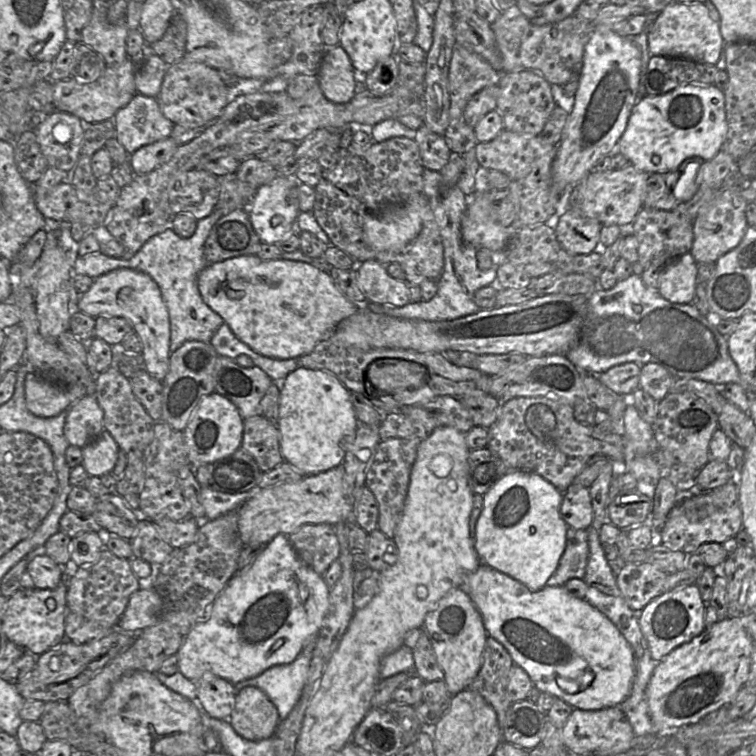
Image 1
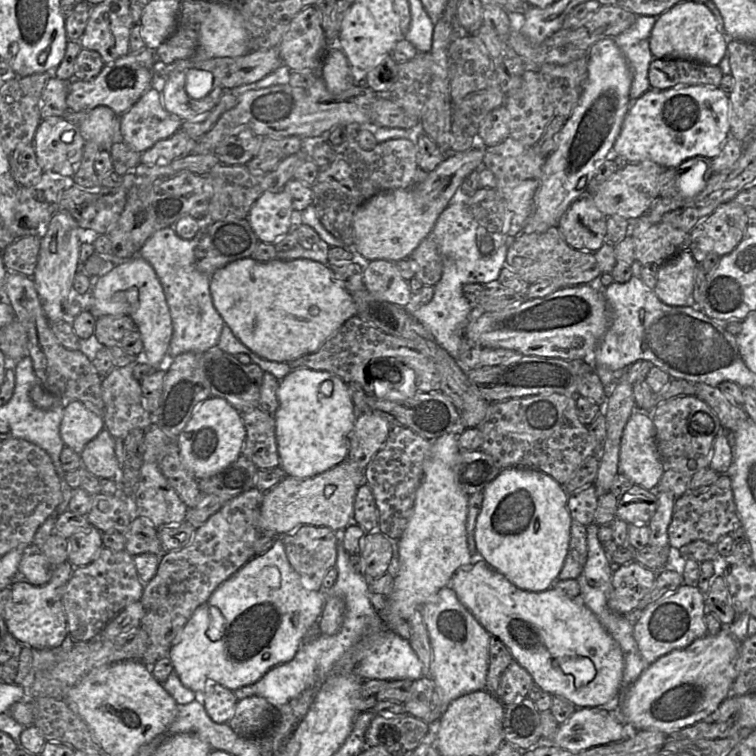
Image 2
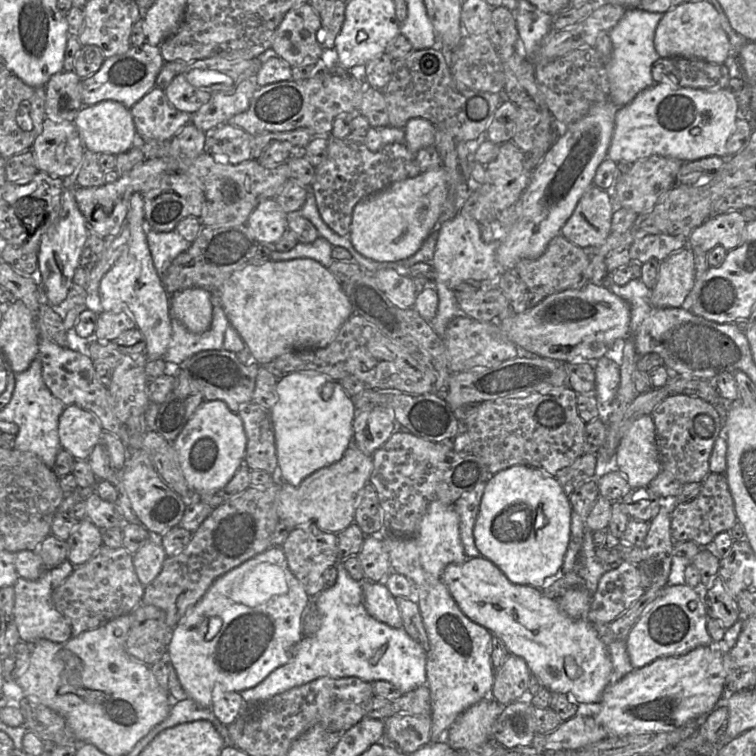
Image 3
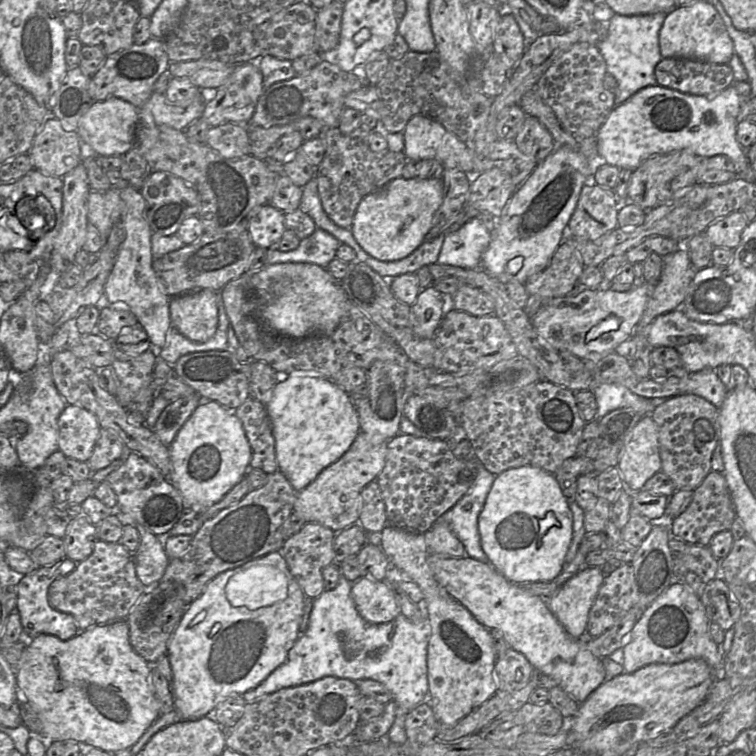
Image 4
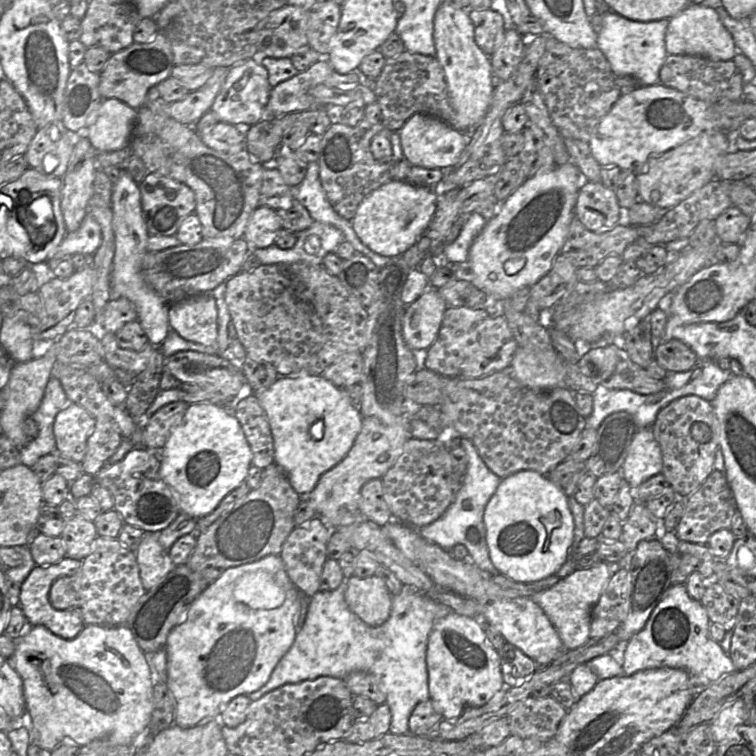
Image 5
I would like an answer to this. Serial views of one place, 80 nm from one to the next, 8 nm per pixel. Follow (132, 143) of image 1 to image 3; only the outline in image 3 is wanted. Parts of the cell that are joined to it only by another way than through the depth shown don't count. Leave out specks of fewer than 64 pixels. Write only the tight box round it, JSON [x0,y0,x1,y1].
[130,87,193,142]

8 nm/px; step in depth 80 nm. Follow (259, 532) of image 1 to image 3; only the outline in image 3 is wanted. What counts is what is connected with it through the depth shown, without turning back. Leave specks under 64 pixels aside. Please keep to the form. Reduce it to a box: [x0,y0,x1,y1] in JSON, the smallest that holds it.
[276,443,372,534]

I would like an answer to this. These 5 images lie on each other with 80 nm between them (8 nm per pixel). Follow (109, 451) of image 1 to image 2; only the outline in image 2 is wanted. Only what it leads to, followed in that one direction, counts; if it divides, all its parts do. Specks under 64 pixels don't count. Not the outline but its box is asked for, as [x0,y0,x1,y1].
[82,428,121,483]

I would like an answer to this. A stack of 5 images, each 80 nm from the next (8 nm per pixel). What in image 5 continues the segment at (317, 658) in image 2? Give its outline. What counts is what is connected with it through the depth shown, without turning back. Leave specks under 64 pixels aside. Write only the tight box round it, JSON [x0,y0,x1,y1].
[247,582,452,735]

